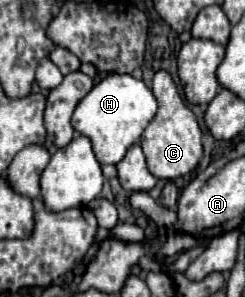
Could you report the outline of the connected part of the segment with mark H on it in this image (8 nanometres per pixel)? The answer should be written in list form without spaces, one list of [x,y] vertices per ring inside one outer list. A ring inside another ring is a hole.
[[[109,74],[77,104],[71,124],[79,134],[91,140],[99,164],[117,164],[127,148],[139,142],[155,112],[157,100],[143,80],[137,80],[131,74]]]

